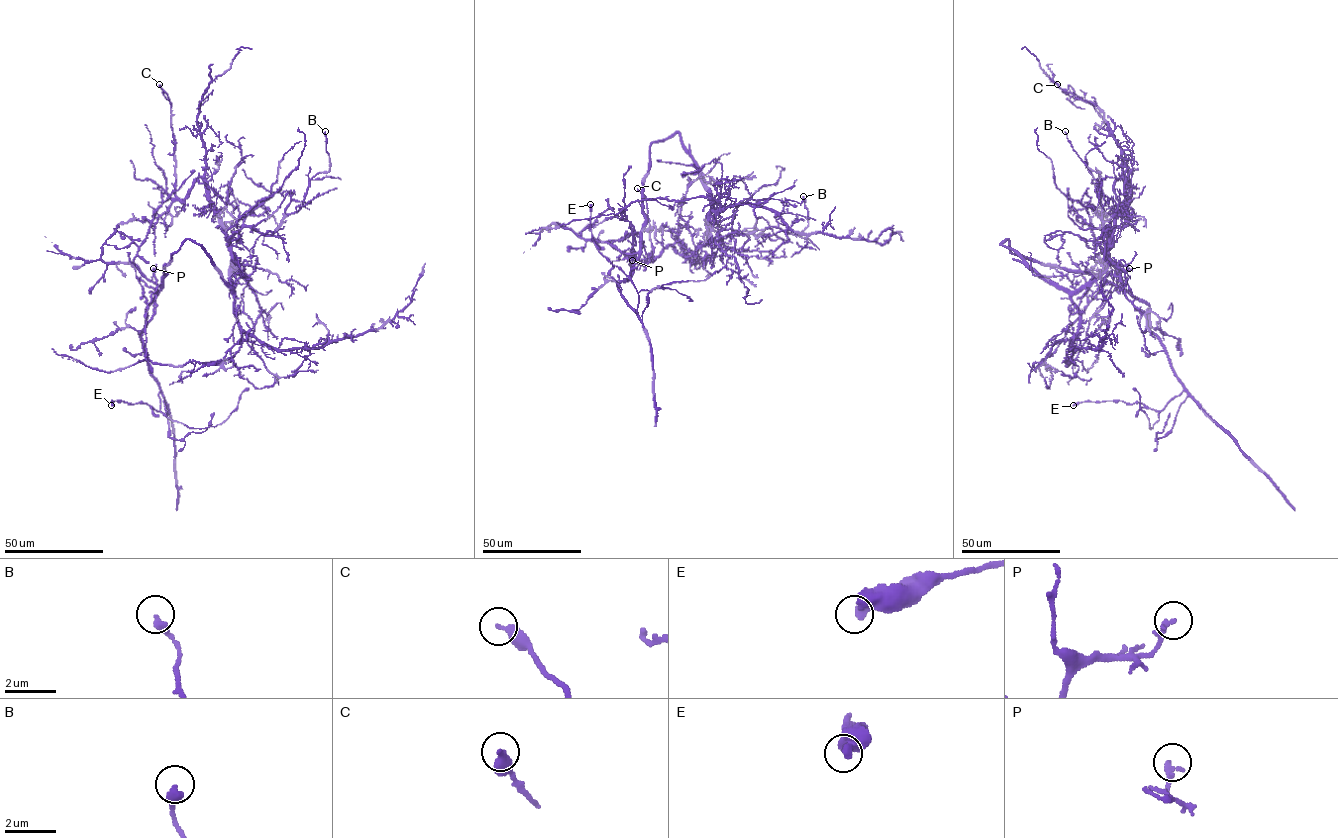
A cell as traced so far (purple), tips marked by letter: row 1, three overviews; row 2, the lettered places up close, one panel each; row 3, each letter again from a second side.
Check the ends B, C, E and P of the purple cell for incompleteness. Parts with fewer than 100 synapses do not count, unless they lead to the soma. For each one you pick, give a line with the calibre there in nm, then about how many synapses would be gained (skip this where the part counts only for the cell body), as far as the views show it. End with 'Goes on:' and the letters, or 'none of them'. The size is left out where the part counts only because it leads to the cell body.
Goes on: none of them

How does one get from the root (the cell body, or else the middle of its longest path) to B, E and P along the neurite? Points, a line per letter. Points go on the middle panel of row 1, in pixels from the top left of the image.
B: (670, 136), (679, 133), (710, 195), (709, 240), (759, 235), (771, 226), (801, 232), (808, 224), (803, 196)
E: (670, 136), (650, 146), (641, 254), (618, 286), (638, 315), (633, 283), (592, 238), (590, 204)
P: (670, 136), (679, 133), (713, 209), (719, 208), (709, 197), (632, 201), (620, 217), (634, 227), (632, 260)

